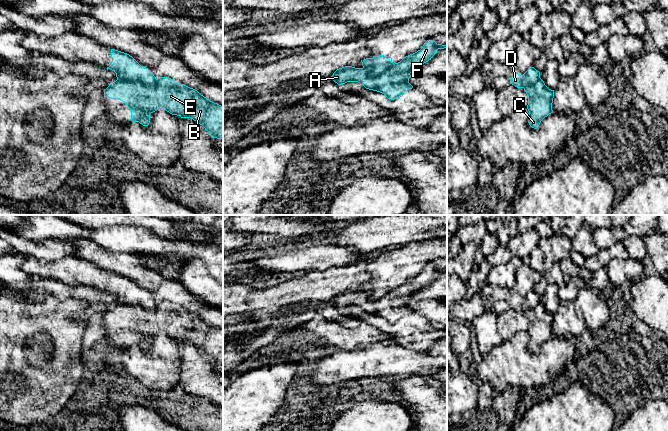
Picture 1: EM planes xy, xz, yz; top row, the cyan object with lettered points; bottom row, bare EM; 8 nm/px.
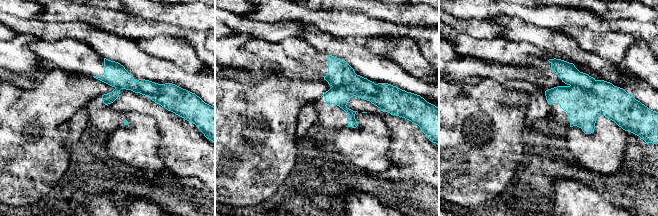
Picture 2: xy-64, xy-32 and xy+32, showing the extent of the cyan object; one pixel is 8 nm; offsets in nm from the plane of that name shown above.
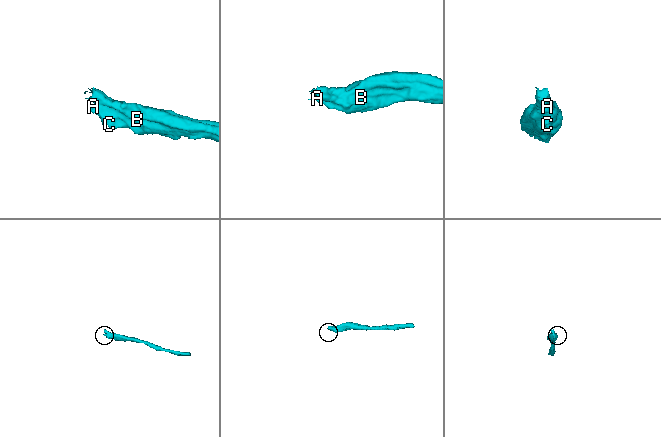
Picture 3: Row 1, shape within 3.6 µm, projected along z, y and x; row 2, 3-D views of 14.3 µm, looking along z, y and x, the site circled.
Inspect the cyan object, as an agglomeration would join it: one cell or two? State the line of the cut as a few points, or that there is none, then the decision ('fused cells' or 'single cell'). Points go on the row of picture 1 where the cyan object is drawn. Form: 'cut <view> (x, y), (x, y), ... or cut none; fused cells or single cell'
cut xy (117, 79), (139, 80), (147, 85), (153, 85), (157, 79); fused cells

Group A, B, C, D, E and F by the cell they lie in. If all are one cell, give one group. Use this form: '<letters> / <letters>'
A B C E F / D

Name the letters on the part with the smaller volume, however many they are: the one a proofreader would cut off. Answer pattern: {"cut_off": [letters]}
{"cut_off": ["D"]}

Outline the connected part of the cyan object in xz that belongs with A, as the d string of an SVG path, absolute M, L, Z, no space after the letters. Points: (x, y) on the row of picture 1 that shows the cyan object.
M427 40L420 50L404 57L379 75L371 75L367 68L345 66L337 69L330 79L338 85L358 82L366 89L380 92L388 99L394 100L413 88L409 83L410 73L431 60L438 49L446 47L446 45Z

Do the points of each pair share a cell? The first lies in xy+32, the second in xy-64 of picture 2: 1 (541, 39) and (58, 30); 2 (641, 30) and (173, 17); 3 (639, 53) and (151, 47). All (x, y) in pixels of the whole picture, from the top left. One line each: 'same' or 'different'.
1: different
2: different
3: same

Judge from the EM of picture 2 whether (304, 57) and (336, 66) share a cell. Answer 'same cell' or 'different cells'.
same cell

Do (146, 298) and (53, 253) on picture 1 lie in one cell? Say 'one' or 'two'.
two

